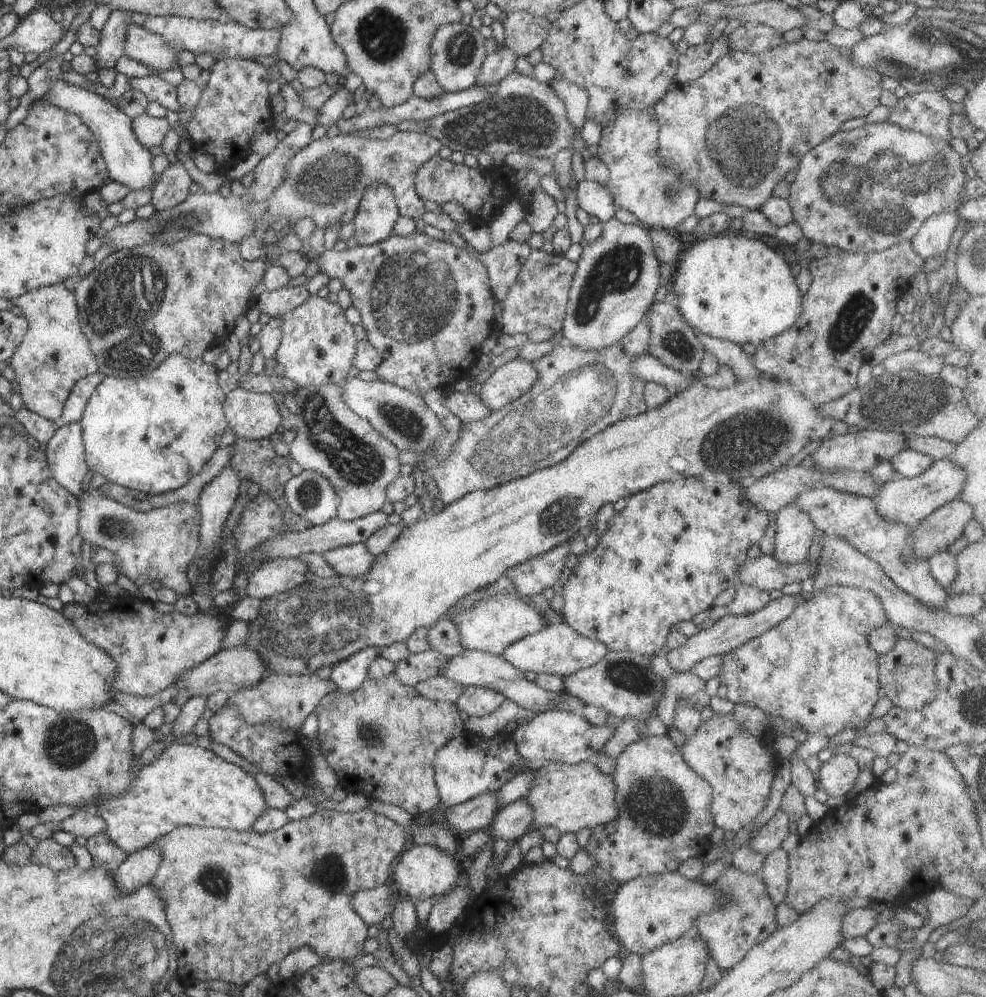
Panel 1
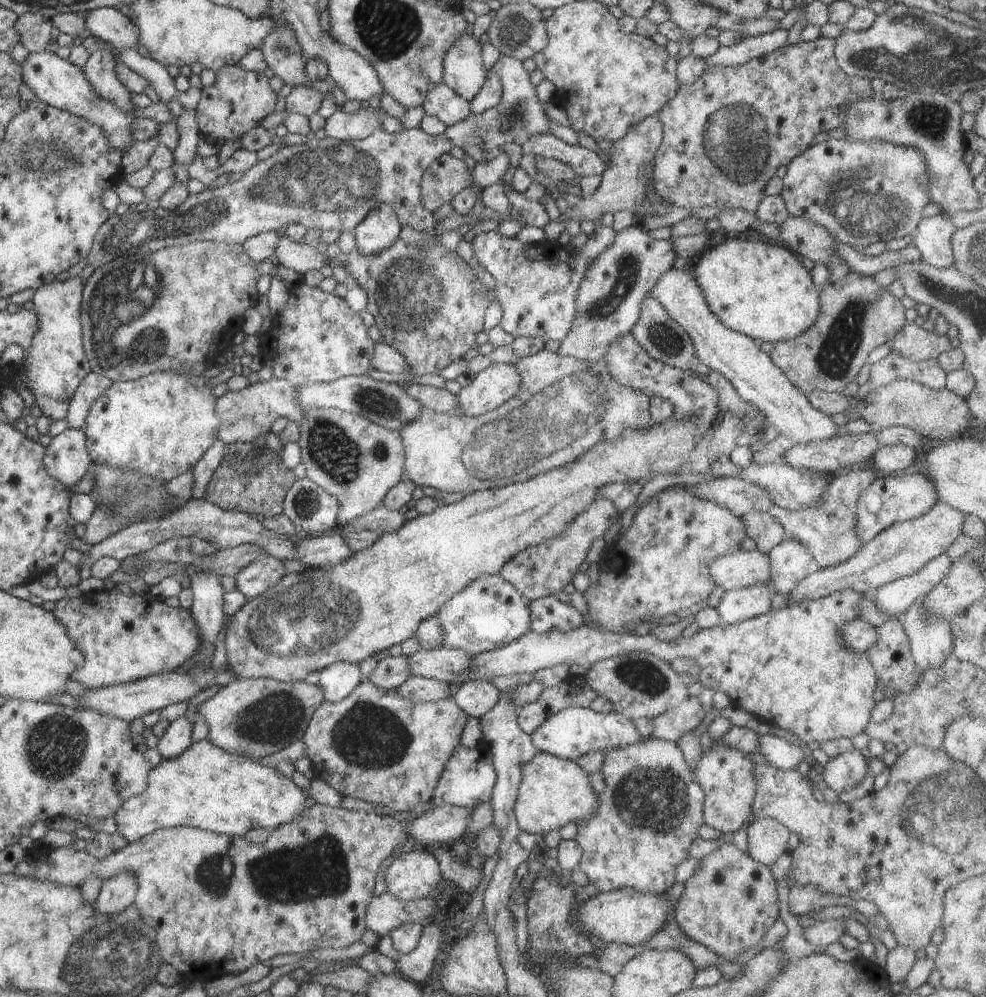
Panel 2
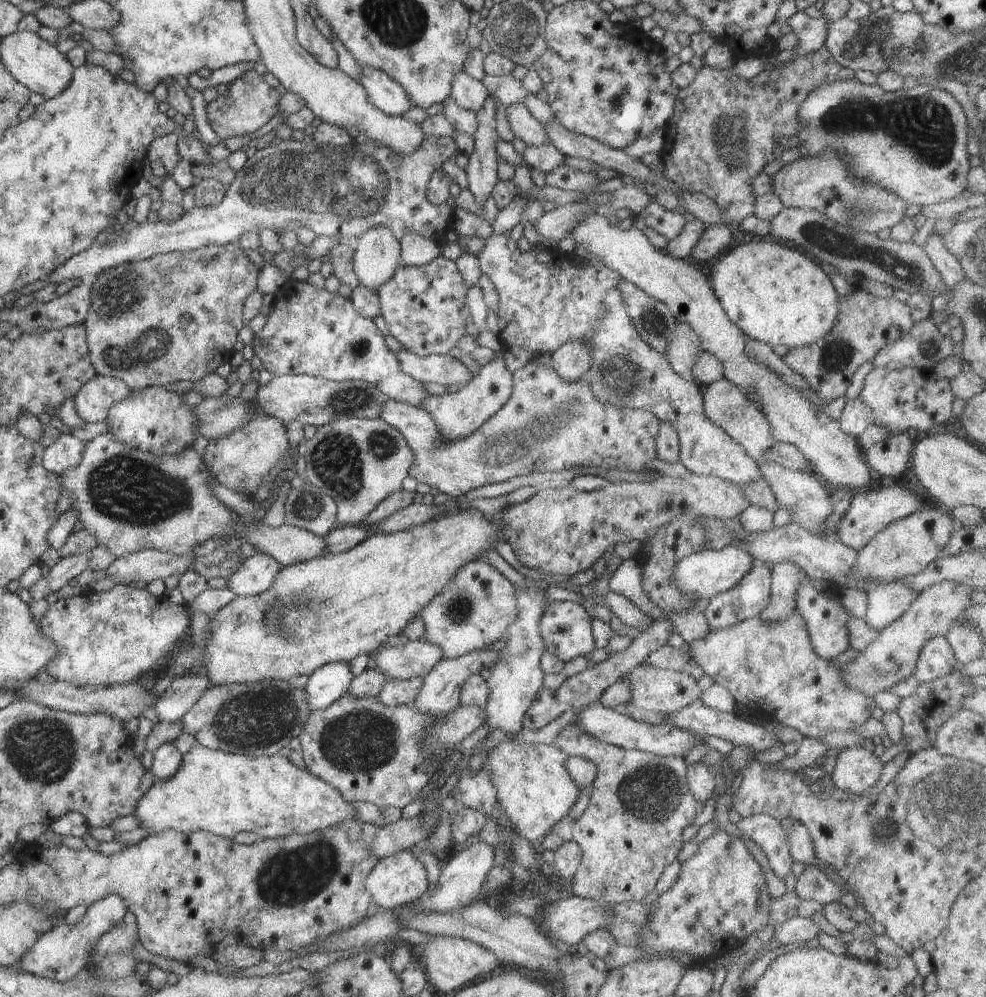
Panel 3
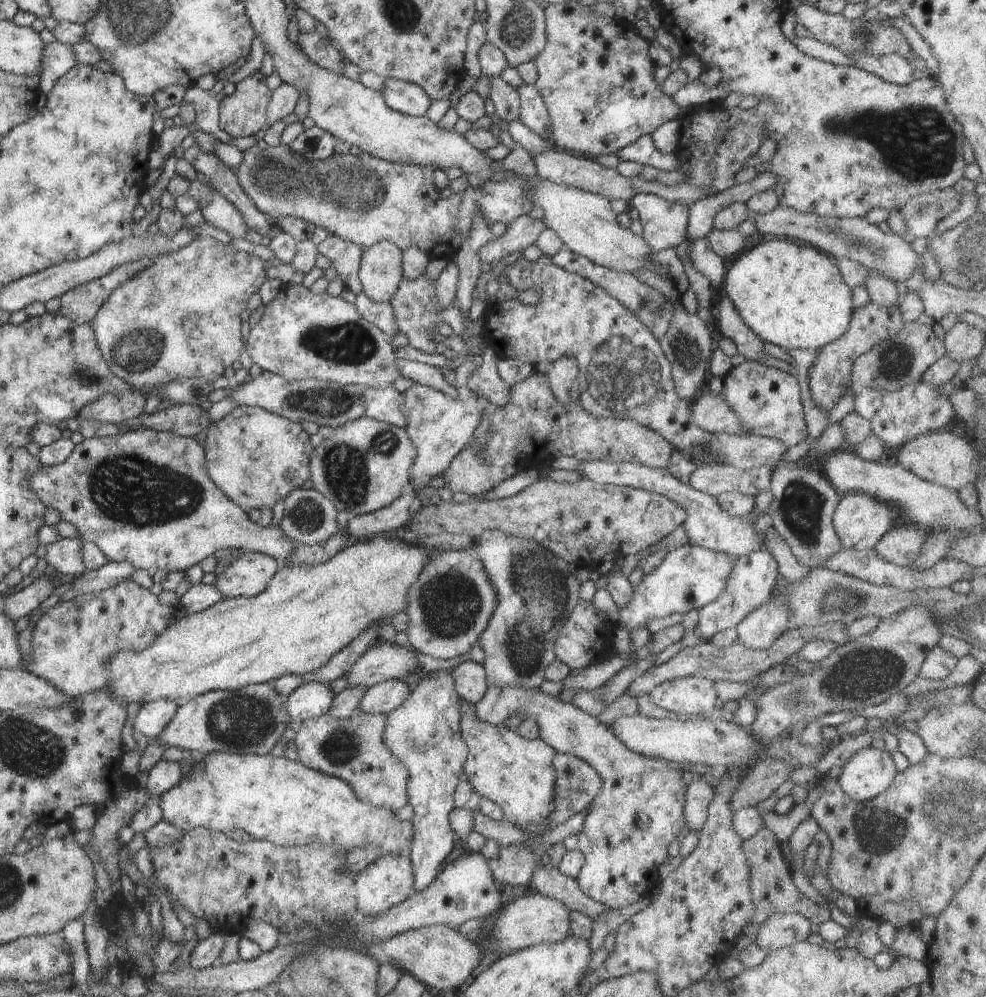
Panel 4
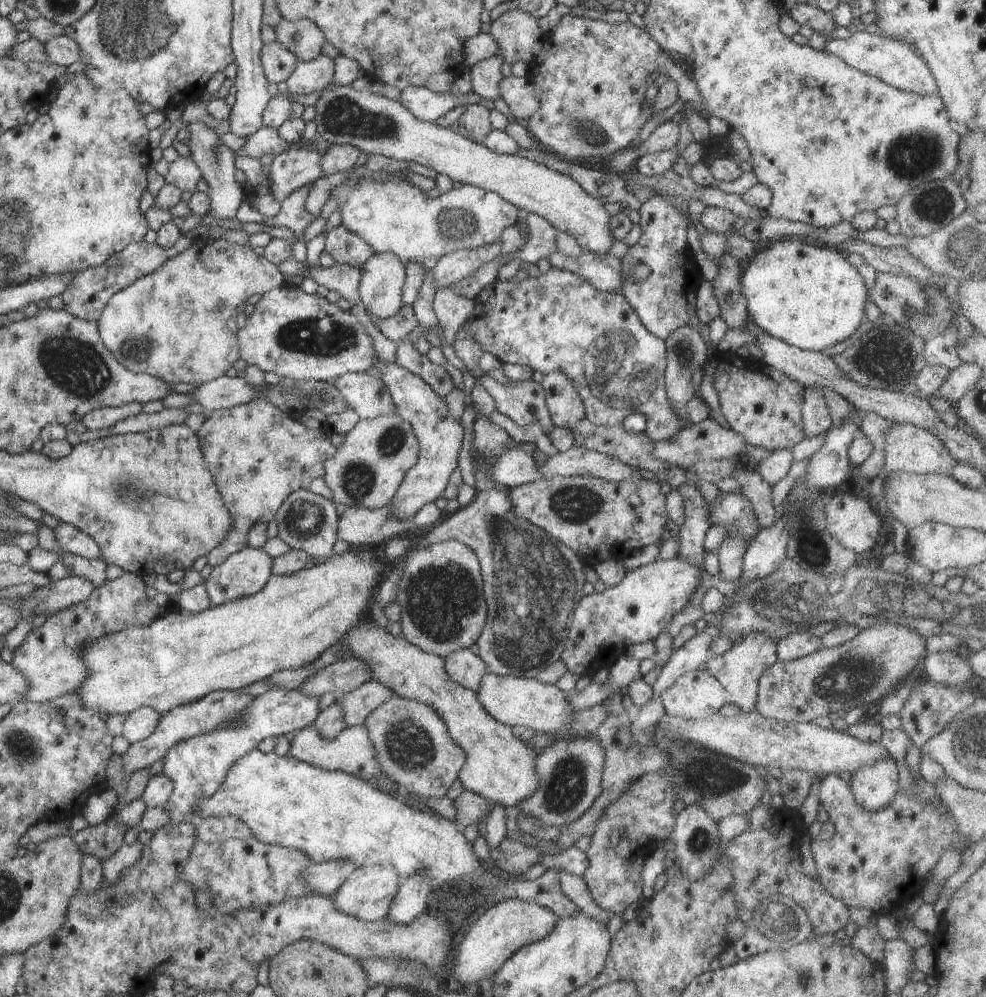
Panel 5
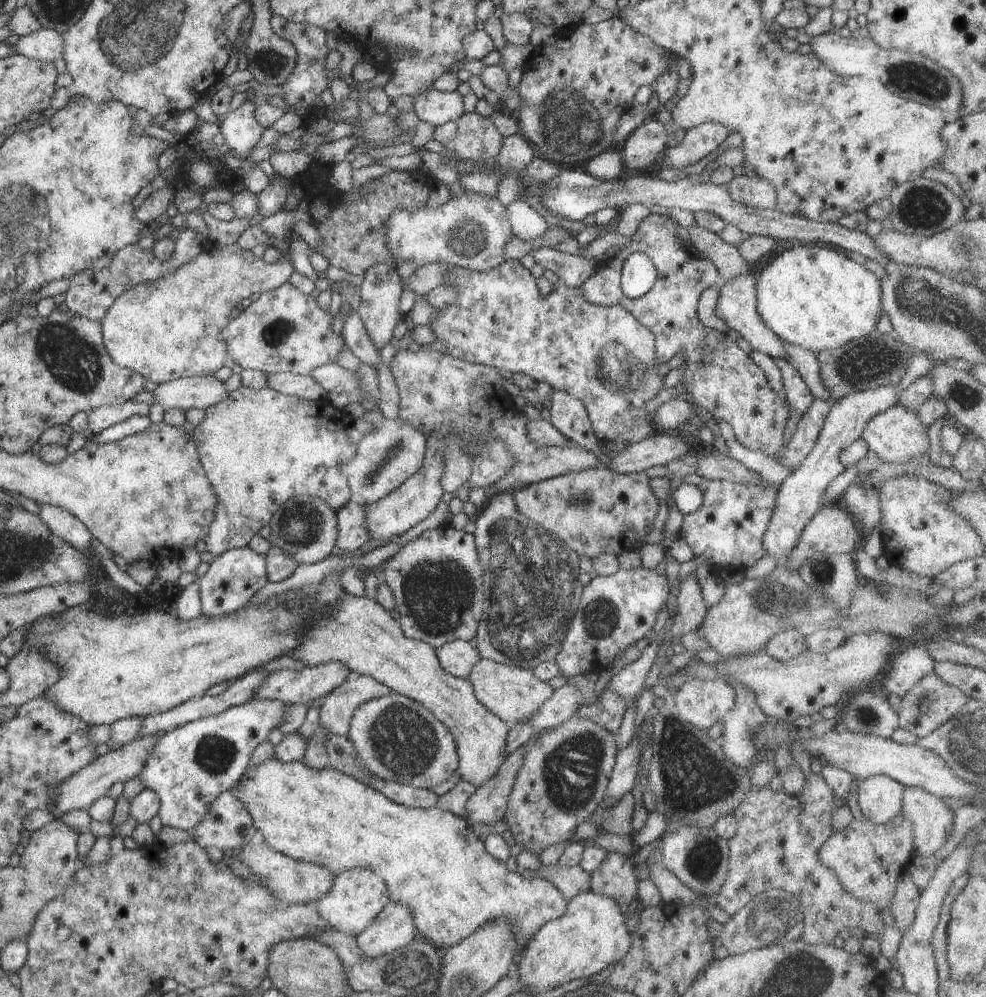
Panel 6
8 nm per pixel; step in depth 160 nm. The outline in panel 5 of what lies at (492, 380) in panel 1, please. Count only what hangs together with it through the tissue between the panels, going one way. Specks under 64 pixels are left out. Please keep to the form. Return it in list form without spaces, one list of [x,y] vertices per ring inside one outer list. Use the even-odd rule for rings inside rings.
[[[378,358],[374,365],[382,369],[380,379],[384,381],[394,401],[396,414],[410,423],[419,442],[416,464],[408,469],[396,496],[390,502],[393,515],[397,519],[410,520],[428,502],[441,504],[441,494],[448,486],[450,475],[458,468],[458,453],[464,438],[464,426],[461,420],[452,416],[445,399],[436,394],[422,378],[396,363],[384,363]]]

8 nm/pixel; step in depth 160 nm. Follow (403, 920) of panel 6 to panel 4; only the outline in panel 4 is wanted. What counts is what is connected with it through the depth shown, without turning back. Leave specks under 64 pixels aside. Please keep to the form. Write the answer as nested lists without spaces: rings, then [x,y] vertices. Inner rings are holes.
[[[440,669],[427,673],[422,682],[413,687],[408,698],[396,710],[389,712],[385,724],[384,740],[389,751],[406,767],[408,771],[407,793],[409,803],[414,809],[412,818],[413,839],[410,844],[409,859],[412,863],[414,877],[414,891],[430,886],[436,880],[438,870],[442,868],[444,860],[450,852],[455,852],[455,832],[449,821],[450,811],[455,807],[453,794],[460,782],[468,758],[468,747],[461,737],[461,710],[458,693],[452,670]]]

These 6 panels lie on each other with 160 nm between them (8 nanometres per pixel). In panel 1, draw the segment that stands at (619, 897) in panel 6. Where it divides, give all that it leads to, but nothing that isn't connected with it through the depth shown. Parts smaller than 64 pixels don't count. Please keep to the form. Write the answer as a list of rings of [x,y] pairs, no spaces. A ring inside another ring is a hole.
[[[392,674],[380,680],[367,677],[354,692],[336,690],[322,698],[314,711],[319,720],[317,738],[321,742],[321,754],[334,770],[339,786],[351,795],[359,792],[371,801],[394,804],[414,818],[436,808],[440,802],[433,769],[437,750],[465,732],[456,703],[430,700]],[[657,735],[653,737],[646,737],[630,743],[623,751],[620,756],[616,759],[616,769],[612,776],[615,782],[615,801],[616,808],[618,809],[617,817],[611,822],[606,823],[594,828],[591,828],[591,837],[587,842],[584,849],[589,852],[592,858],[596,859],[597,866],[606,870],[610,874],[612,880],[617,880],[620,884],[627,883],[628,881],[637,879],[638,877],[645,877],[653,874],[660,874],[670,871],[676,871],[678,866],[692,857],[703,857],[706,852],[714,845],[708,839],[708,836],[714,832],[717,824],[713,821],[712,813],[710,812],[712,804],[713,790],[710,784],[706,782],[697,772],[694,772],[689,767],[689,764],[682,758],[678,747],[672,742],[672,739],[666,735]]]

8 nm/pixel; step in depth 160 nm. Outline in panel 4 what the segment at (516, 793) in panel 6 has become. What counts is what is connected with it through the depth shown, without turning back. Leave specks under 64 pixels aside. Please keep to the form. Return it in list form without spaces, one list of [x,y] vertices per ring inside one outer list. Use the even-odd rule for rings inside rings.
[[[555,753],[551,765],[555,770],[555,809],[549,816],[550,825],[566,822],[588,809],[601,789],[601,778],[587,762],[574,755]]]

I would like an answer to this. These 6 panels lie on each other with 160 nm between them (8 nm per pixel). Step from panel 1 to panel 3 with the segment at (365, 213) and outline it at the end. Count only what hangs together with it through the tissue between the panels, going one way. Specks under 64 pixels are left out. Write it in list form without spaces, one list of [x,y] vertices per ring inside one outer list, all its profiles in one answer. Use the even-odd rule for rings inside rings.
[[[387,226],[360,233],[353,256],[353,269],[362,285],[371,291],[390,280],[401,260],[401,244]]]

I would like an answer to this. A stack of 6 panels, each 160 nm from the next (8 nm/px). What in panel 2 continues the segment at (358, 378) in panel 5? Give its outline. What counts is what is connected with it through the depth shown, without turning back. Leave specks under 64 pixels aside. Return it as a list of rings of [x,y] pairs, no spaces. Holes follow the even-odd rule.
[[[544,348],[536,354],[522,357],[515,364],[515,369],[521,378],[520,388],[514,397],[497,409],[473,417],[464,414],[450,416],[423,408],[414,421],[403,427],[400,434],[405,446],[404,468],[416,486],[432,486],[439,491],[469,495],[523,483],[540,473],[576,461],[597,442],[610,442],[625,430],[645,430],[652,424],[650,399],[642,391],[614,380],[606,358],[589,363]]]

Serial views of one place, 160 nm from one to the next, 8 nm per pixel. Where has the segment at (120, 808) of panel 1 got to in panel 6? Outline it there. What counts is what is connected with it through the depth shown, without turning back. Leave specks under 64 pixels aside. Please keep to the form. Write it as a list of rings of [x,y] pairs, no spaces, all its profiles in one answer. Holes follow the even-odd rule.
[[[272,757],[270,760],[266,759],[265,761],[262,761],[261,763],[258,763],[256,766],[248,767],[246,769],[246,772],[241,776],[241,779],[237,782],[237,791],[235,792],[235,795],[238,797],[238,800],[240,803],[243,804],[244,807],[246,807],[246,810],[251,814],[251,819],[253,820],[253,825],[256,827],[256,830],[259,830],[261,836],[262,836],[262,842],[266,843],[268,846],[271,846],[276,852],[279,852],[280,854],[283,854],[284,856],[287,856],[288,858],[291,858],[292,860],[303,862],[303,863],[314,863],[318,866],[327,868],[333,875],[337,876],[340,874],[340,872],[344,872],[344,870],[352,870],[352,868],[370,868],[370,870],[374,870],[378,876],[382,876],[382,880],[386,882],[386,886],[388,886],[388,892],[389,897],[392,901],[396,902],[402,902],[402,904],[406,904],[408,908],[411,910],[413,921],[415,924],[415,927],[417,928],[418,937],[422,938],[423,940],[428,940],[430,944],[435,946],[436,948],[444,947],[444,948],[450,948],[452,945],[458,944],[462,939],[465,939],[467,936],[470,936],[477,928],[480,928],[482,924],[486,924],[487,922],[490,922],[490,920],[496,920],[496,918],[505,918],[509,925],[511,926],[511,929],[513,930],[513,935],[515,936],[515,939],[517,940],[517,943],[519,944],[519,952],[517,953],[517,958],[515,959],[515,965],[516,962],[518,962],[518,958],[520,958],[521,954],[523,953],[523,950],[526,949],[526,944],[529,942],[531,936],[537,932],[537,930],[544,926],[548,921],[553,921],[554,919],[560,918],[567,909],[567,901],[564,896],[562,896],[562,893],[549,881],[542,877],[536,877],[535,879],[525,879],[521,876],[519,872],[511,872],[506,867],[505,863],[501,863],[499,860],[496,860],[493,858],[493,856],[486,850],[485,844],[480,841],[475,835],[472,830],[472,826],[466,822],[465,818],[456,816],[455,814],[452,814],[451,812],[442,810],[438,807],[434,807],[431,809],[413,809],[404,805],[399,805],[398,803],[392,802],[386,795],[380,794],[378,791],[375,791],[372,787],[369,787],[368,785],[365,785],[363,782],[354,780],[351,776],[345,775],[344,773],[341,773],[340,771],[336,771],[334,768],[330,769],[322,769],[322,770],[316,770],[311,769],[309,766],[306,766],[303,762],[300,761],[294,761],[285,763],[282,761],[279,761],[276,757]]]

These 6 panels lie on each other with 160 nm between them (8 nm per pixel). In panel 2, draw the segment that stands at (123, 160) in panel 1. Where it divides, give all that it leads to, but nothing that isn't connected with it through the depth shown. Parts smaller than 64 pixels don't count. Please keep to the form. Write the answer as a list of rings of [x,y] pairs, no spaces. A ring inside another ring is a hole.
[[[54,49],[43,53],[30,53],[28,59],[20,64],[23,81],[32,88],[35,96],[42,102],[75,117],[86,119],[94,126],[100,127],[102,134],[114,150],[125,152],[132,146],[132,119],[124,114],[113,102],[107,101],[91,88],[84,76],[83,69],[71,65],[66,59],[55,54]]]

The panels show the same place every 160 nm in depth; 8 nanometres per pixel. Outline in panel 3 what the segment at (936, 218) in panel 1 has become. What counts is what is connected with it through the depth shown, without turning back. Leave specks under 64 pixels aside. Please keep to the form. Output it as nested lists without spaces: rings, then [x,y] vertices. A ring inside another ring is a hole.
[[[930,233],[922,248],[940,273],[944,284],[951,289],[956,283],[965,278],[965,270],[962,270],[961,262],[944,246],[943,234]]]

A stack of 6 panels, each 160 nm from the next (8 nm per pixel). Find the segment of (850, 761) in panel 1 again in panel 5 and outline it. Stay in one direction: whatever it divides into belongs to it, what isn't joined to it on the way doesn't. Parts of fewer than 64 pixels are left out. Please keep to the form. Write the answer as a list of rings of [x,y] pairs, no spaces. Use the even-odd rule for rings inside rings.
[[[880,757],[877,761],[869,765],[857,768],[848,782],[851,793],[858,803],[858,806],[877,811],[885,809],[893,801],[894,795],[898,792],[898,769],[892,757]]]

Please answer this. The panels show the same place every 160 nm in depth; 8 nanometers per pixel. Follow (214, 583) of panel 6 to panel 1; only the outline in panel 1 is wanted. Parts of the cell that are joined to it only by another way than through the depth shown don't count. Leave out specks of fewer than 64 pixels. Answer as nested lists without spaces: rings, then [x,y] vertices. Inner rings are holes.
[[[299,558],[270,559],[256,569],[252,575],[248,575],[247,596],[263,601],[274,594],[296,589],[297,586],[307,584],[308,571],[310,571],[309,566]]]

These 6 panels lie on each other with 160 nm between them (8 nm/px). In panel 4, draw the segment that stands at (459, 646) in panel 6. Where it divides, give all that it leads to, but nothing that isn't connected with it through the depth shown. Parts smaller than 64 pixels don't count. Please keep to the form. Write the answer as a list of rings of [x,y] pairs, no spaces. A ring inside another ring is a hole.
[[[470,660],[453,668],[451,673],[461,699],[475,705],[484,698],[488,686],[483,665]]]

